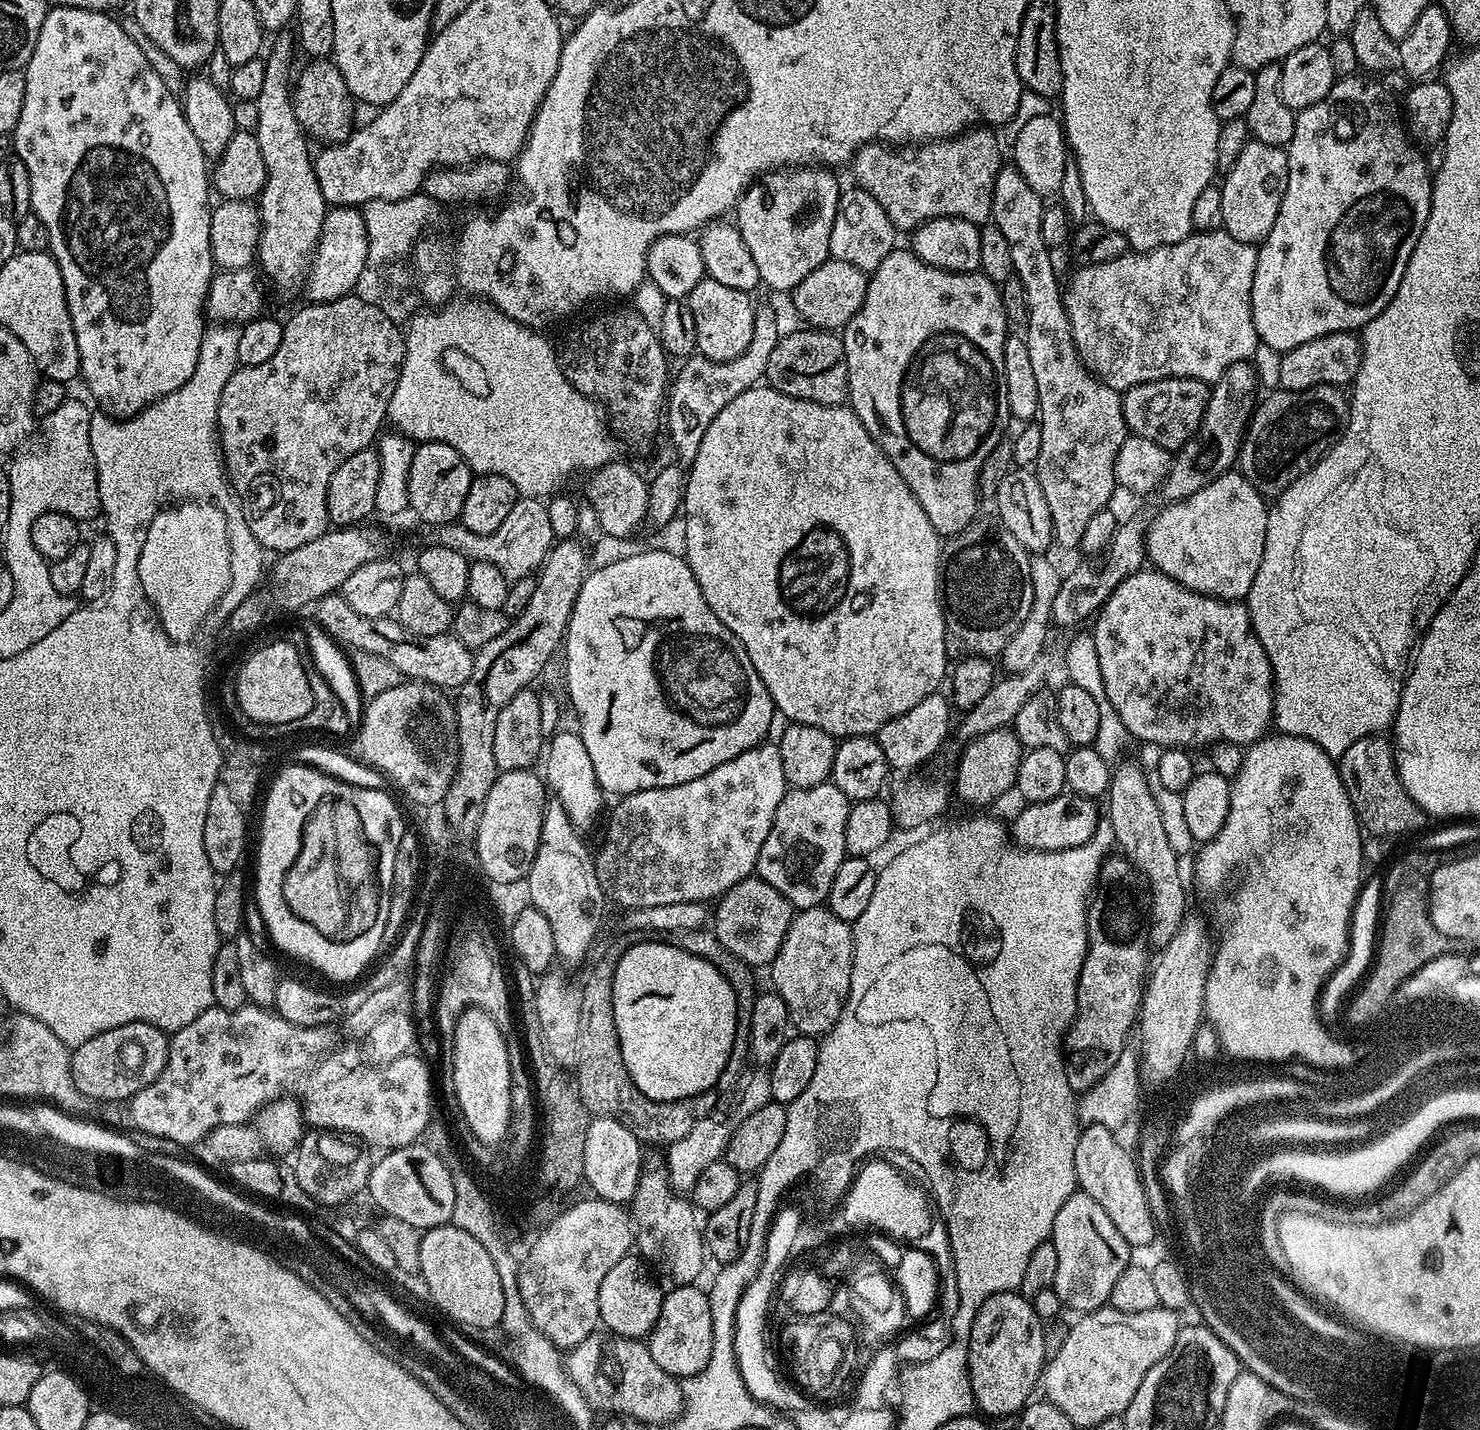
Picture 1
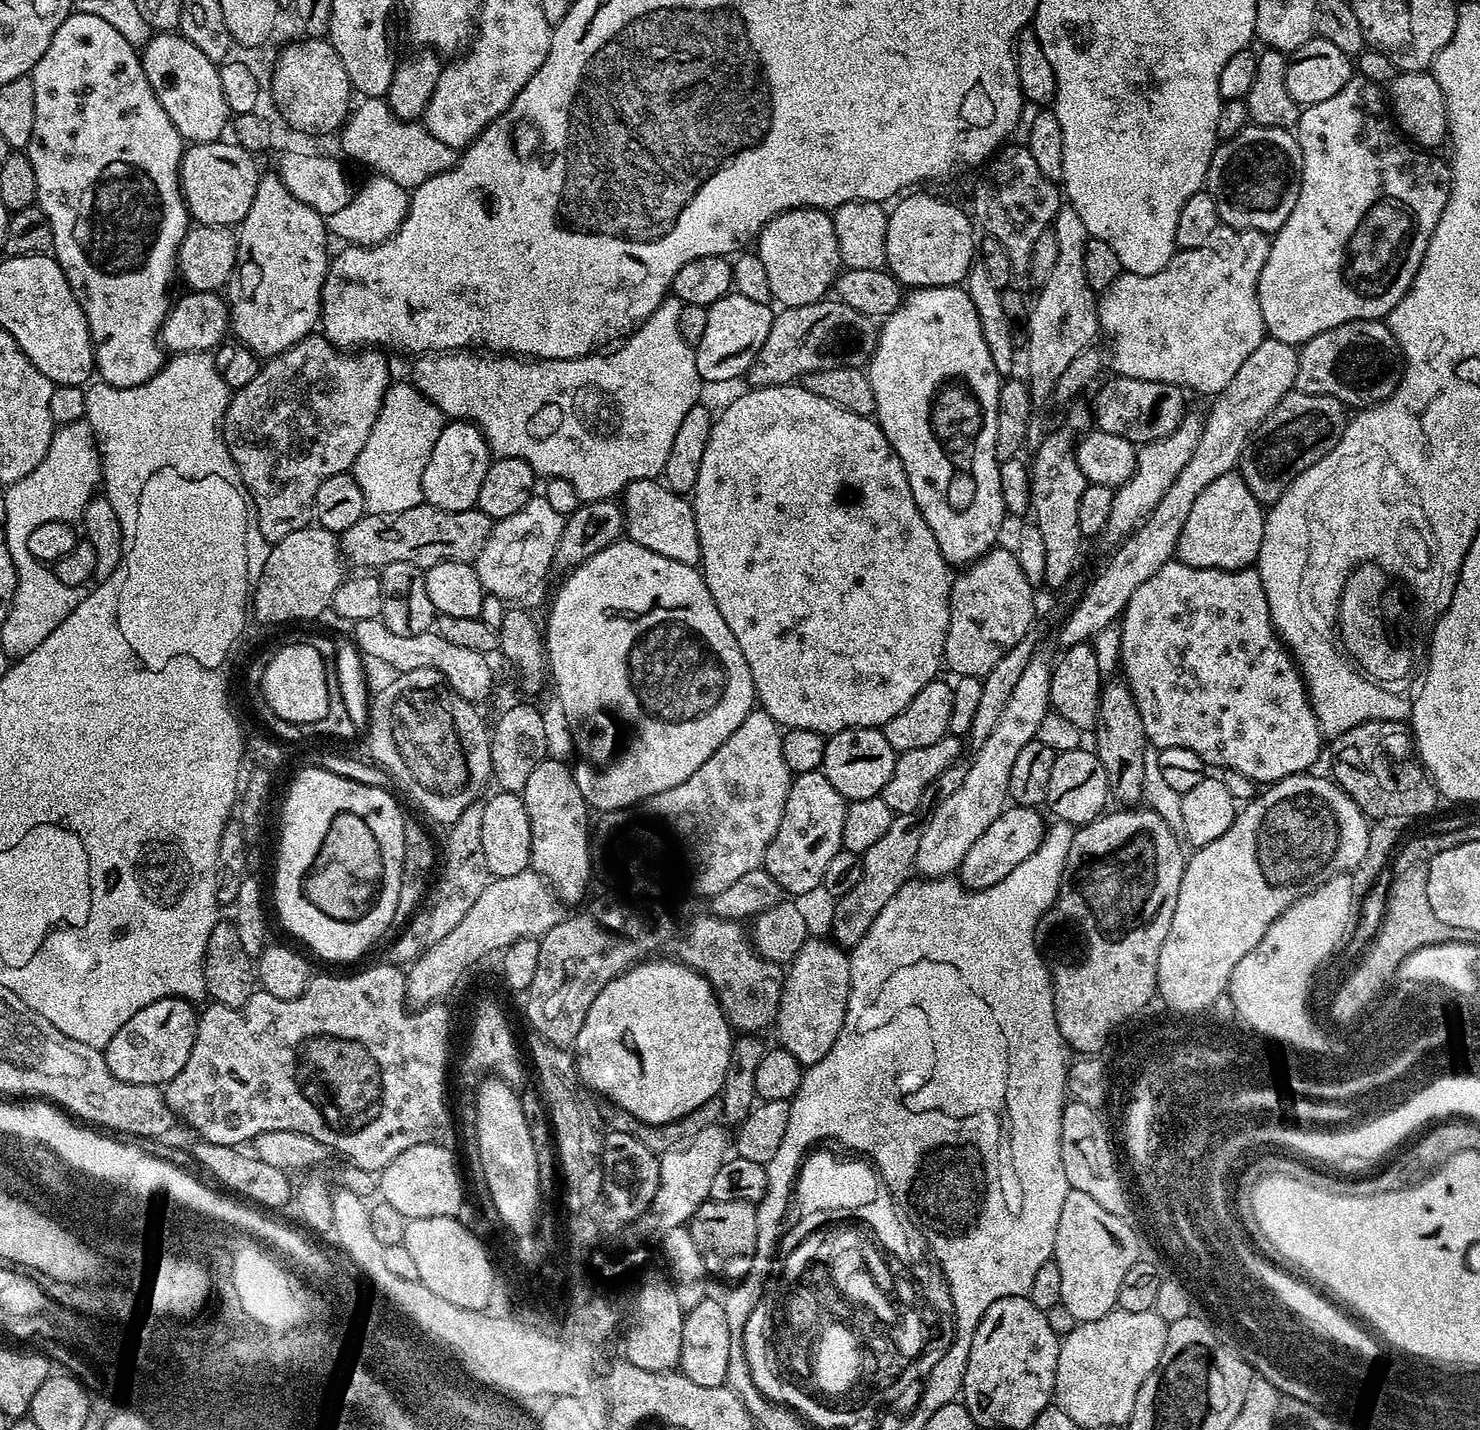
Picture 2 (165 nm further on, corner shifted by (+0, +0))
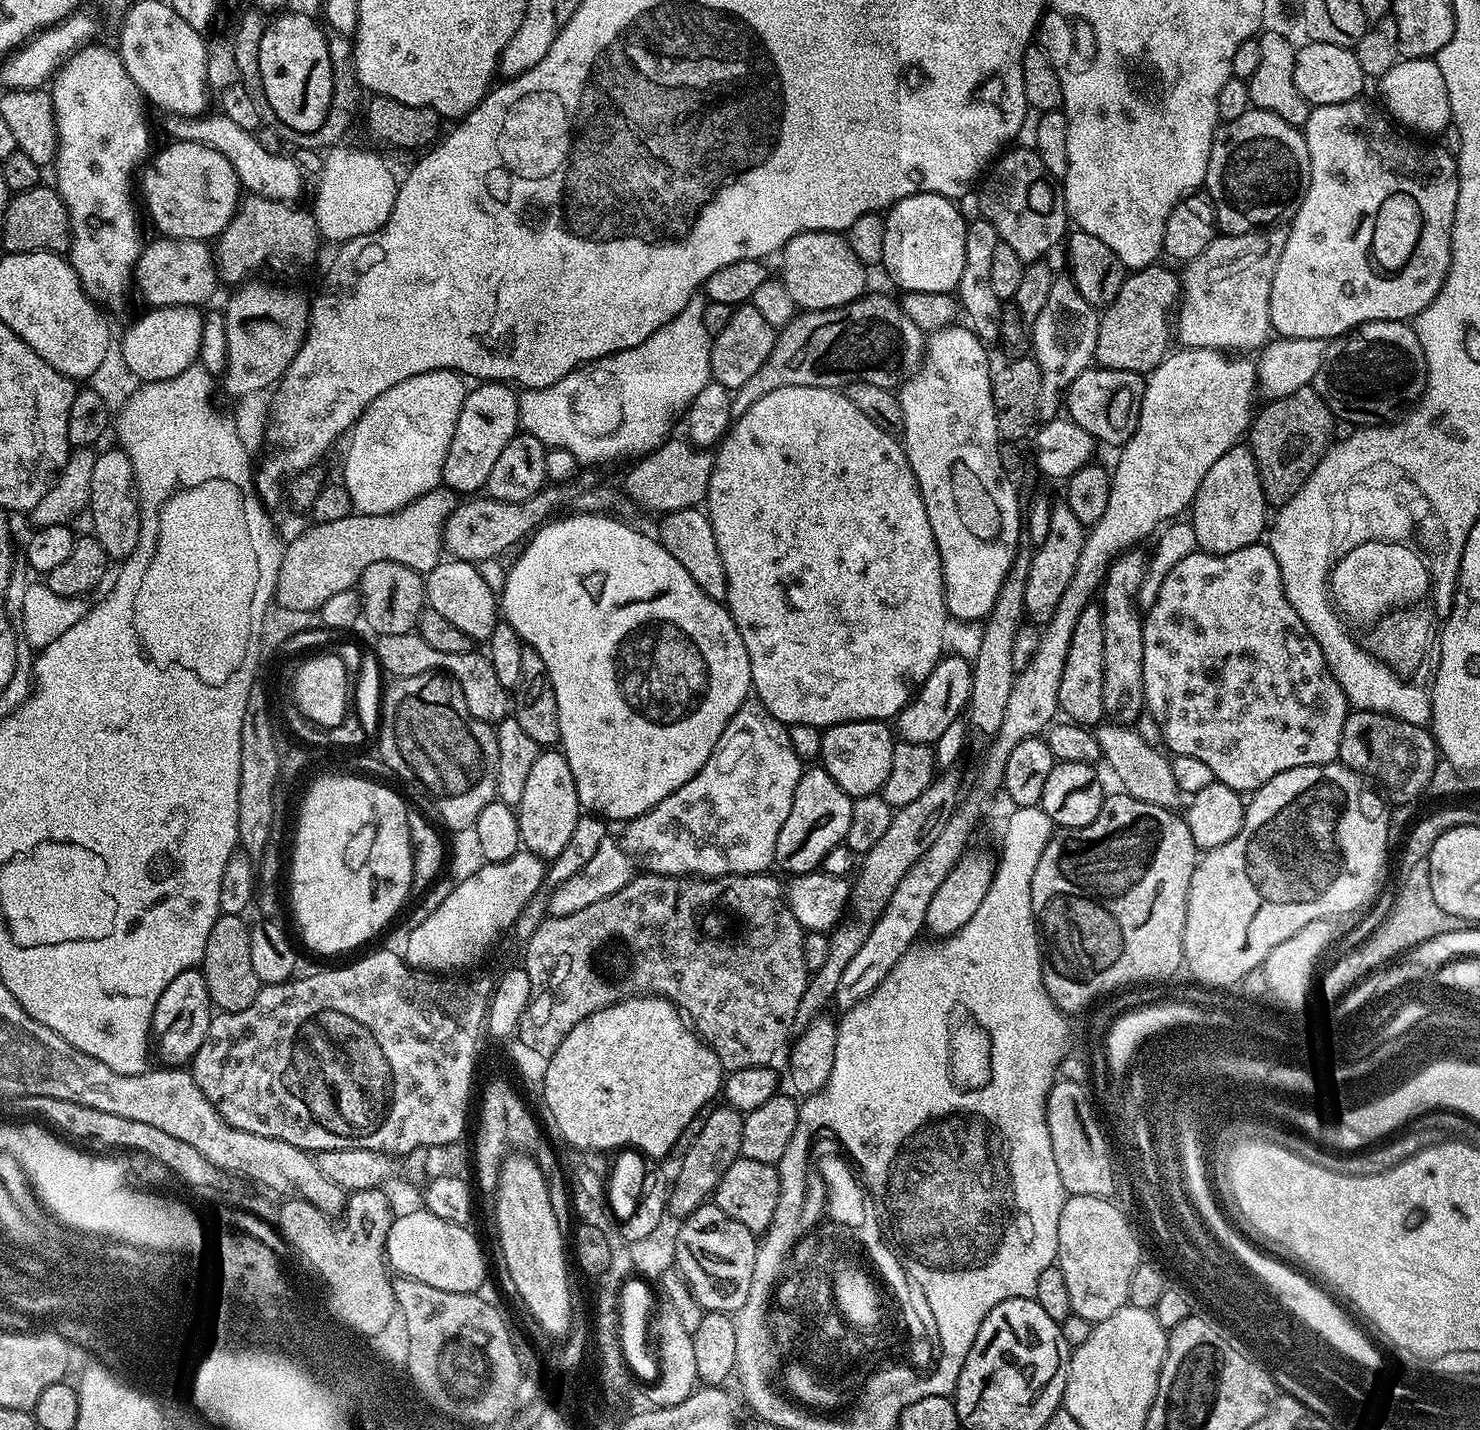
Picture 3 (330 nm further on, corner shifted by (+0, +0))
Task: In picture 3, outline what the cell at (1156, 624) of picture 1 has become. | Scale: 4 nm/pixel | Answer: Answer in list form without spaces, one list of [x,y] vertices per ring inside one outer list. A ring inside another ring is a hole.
[[[1257,542],[1242,550],[1234,550],[1230,554],[1215,556],[1213,552],[1197,550],[1166,574],[1166,582],[1162,582],[1162,590],[1158,590],[1158,602],[1150,606],[1142,616],[1144,633],[1142,634],[1142,678],[1144,679],[1144,707],[1147,715],[1152,716],[1160,736],[1164,739],[1163,747],[1172,756],[1189,756],[1199,758],[1210,766],[1213,781],[1230,786],[1235,792],[1251,794],[1261,788],[1270,778],[1279,772],[1294,770],[1298,766],[1311,764],[1331,764],[1339,757],[1342,726],[1346,722],[1350,705],[1342,686],[1337,682],[1332,671],[1324,662],[1324,655],[1310,630],[1306,630],[1306,622],[1298,618],[1298,610],[1290,606],[1286,598],[1286,590],[1282,586],[1282,574],[1278,566],[1278,558],[1274,558],[1267,543]]]

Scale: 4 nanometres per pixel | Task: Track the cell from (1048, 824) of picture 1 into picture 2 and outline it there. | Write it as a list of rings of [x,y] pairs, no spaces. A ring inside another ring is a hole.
[[[1019,806],[1005,807],[990,826],[986,826],[985,832],[978,837],[978,842],[970,846],[966,858],[962,858],[958,869],[958,879],[965,888],[980,892],[984,888],[994,886],[1014,870],[1014,866],[1022,866],[1030,854],[1038,850],[1038,846],[1044,840],[1046,823],[1040,817],[1041,813],[1034,808],[1022,808]]]

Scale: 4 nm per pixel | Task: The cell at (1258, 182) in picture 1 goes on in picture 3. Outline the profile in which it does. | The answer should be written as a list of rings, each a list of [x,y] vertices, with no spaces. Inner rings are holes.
[[[1252,108],[1242,114],[1242,118],[1223,121],[1217,127],[1210,146],[1204,188],[1216,211],[1219,231],[1230,236],[1241,236],[1291,221],[1310,186],[1311,177],[1310,154],[1306,150],[1303,131],[1297,125],[1278,118],[1278,114]]]

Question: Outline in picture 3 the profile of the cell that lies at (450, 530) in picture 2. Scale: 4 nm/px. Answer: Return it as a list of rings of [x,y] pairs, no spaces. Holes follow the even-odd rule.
[[[549,483],[545,485],[543,488],[540,488],[538,494],[534,494],[528,499],[524,499],[522,502],[516,502],[516,503],[506,503],[502,502],[501,500],[496,500],[489,496],[476,496],[467,500],[470,500],[466,503],[464,501],[462,503],[459,503],[455,509],[455,511],[452,512],[450,518],[447,520],[447,525],[444,528],[444,547],[445,551],[453,558],[458,559],[462,561],[470,561],[475,564],[482,563],[486,560],[494,560],[498,557],[501,557],[500,555],[504,550],[508,549],[510,546],[514,545],[516,542],[521,543],[537,526],[545,523],[549,517],[552,515],[555,515],[557,512],[556,510],[560,509],[564,503],[568,500],[568,490],[570,490],[568,484],[553,484]]]

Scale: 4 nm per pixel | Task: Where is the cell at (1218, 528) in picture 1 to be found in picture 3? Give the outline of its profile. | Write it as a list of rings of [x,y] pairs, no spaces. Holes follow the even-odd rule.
[[[1244,442],[1235,444],[1206,470],[1206,478],[1202,478],[1192,500],[1190,523],[1194,526],[1197,549],[1221,556],[1257,543],[1265,535],[1268,512],[1270,516],[1252,449]]]

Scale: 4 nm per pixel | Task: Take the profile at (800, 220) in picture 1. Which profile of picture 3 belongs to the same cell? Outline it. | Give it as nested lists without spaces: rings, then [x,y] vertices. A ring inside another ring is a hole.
[[[803,232],[779,253],[779,279],[790,290],[797,309],[817,312],[827,308],[846,306],[865,295],[864,272],[866,265],[850,250],[847,239],[838,232]]]

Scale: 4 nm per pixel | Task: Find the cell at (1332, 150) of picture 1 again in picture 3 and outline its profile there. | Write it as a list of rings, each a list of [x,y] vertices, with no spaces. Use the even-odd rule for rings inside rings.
[[[1364,98],[1337,104],[1318,104],[1309,111],[1308,121],[1302,125],[1306,150],[1310,154],[1312,177],[1310,186],[1295,216],[1290,221],[1286,246],[1274,270],[1274,282],[1270,286],[1270,318],[1273,329],[1281,337],[1318,338],[1327,342],[1335,337],[1343,336],[1352,328],[1357,328],[1366,322],[1375,320],[1408,322],[1422,310],[1426,310],[1430,302],[1434,302],[1438,290],[1442,290],[1446,282],[1446,274],[1452,265],[1452,223],[1454,222],[1454,206],[1458,202],[1458,182],[1460,181],[1457,157],[1447,152],[1442,146],[1436,146],[1433,152],[1427,152],[1416,144],[1396,144],[1396,136],[1392,133],[1393,125],[1389,117],[1379,107],[1377,108],[1372,104],[1367,104]]]

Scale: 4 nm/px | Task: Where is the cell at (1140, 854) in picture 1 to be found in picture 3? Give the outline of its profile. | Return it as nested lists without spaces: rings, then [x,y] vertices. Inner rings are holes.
[[[1137,550],[1120,553],[1112,561],[1102,585],[1102,706],[1113,721],[1135,725],[1144,707],[1142,678],[1142,610],[1136,604],[1138,586],[1146,569],[1146,556]]]

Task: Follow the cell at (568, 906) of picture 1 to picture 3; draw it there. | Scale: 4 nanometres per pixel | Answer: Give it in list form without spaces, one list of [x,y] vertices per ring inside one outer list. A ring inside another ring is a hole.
[[[541,751],[529,776],[526,777],[526,790],[522,793],[522,802],[515,805],[514,811],[520,831],[520,842],[527,851],[545,862],[551,862],[558,858],[558,854],[562,854],[582,814],[578,786],[574,786],[574,774],[563,751]]]

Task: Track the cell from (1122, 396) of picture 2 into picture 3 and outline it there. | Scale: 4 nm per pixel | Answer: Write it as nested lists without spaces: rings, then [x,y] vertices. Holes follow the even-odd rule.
[[[1099,366],[1088,368],[1082,374],[1078,374],[1078,378],[1074,378],[1074,382],[1070,382],[1070,386],[1064,394],[1062,404],[1066,409],[1067,419],[1073,420],[1078,426],[1082,426],[1082,430],[1086,430],[1086,434],[1090,434],[1093,440],[1101,445],[1123,446],[1132,437],[1138,426],[1138,418],[1142,410],[1142,398],[1144,397],[1144,382],[1145,377],[1138,372],[1112,370]]]

